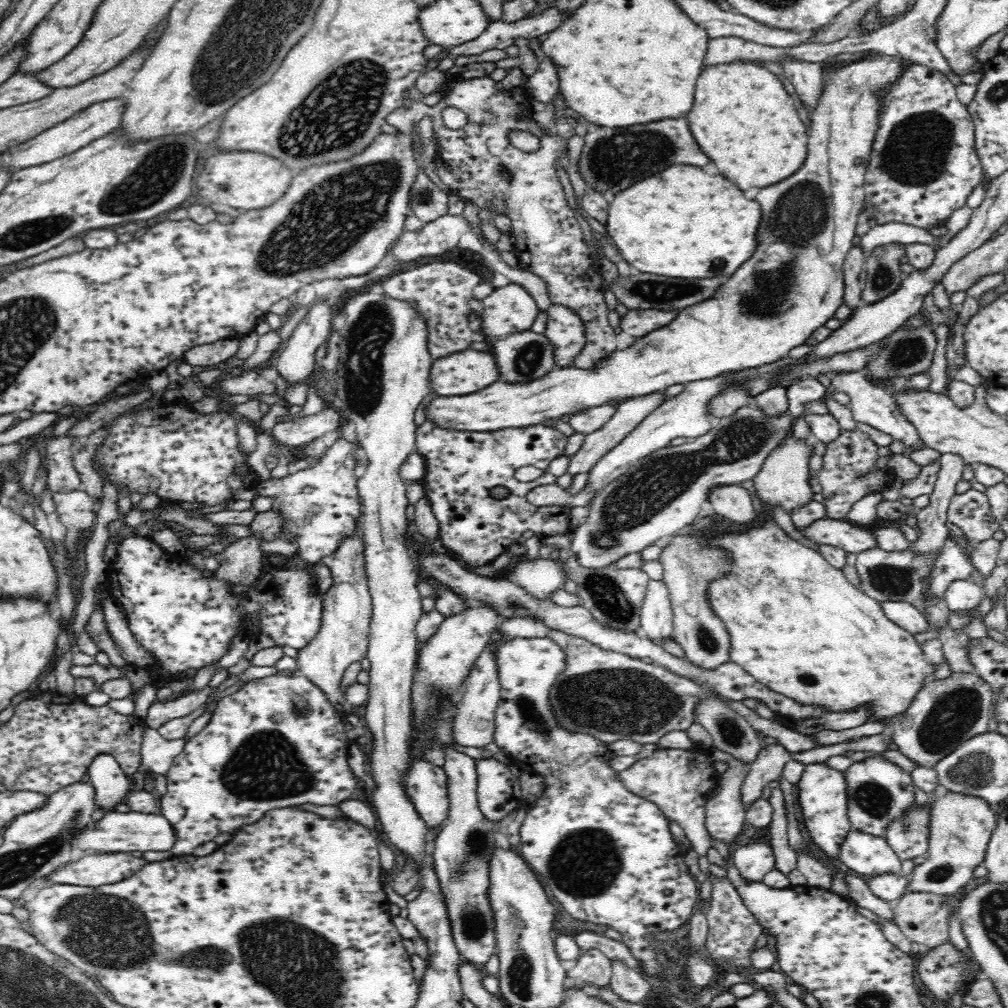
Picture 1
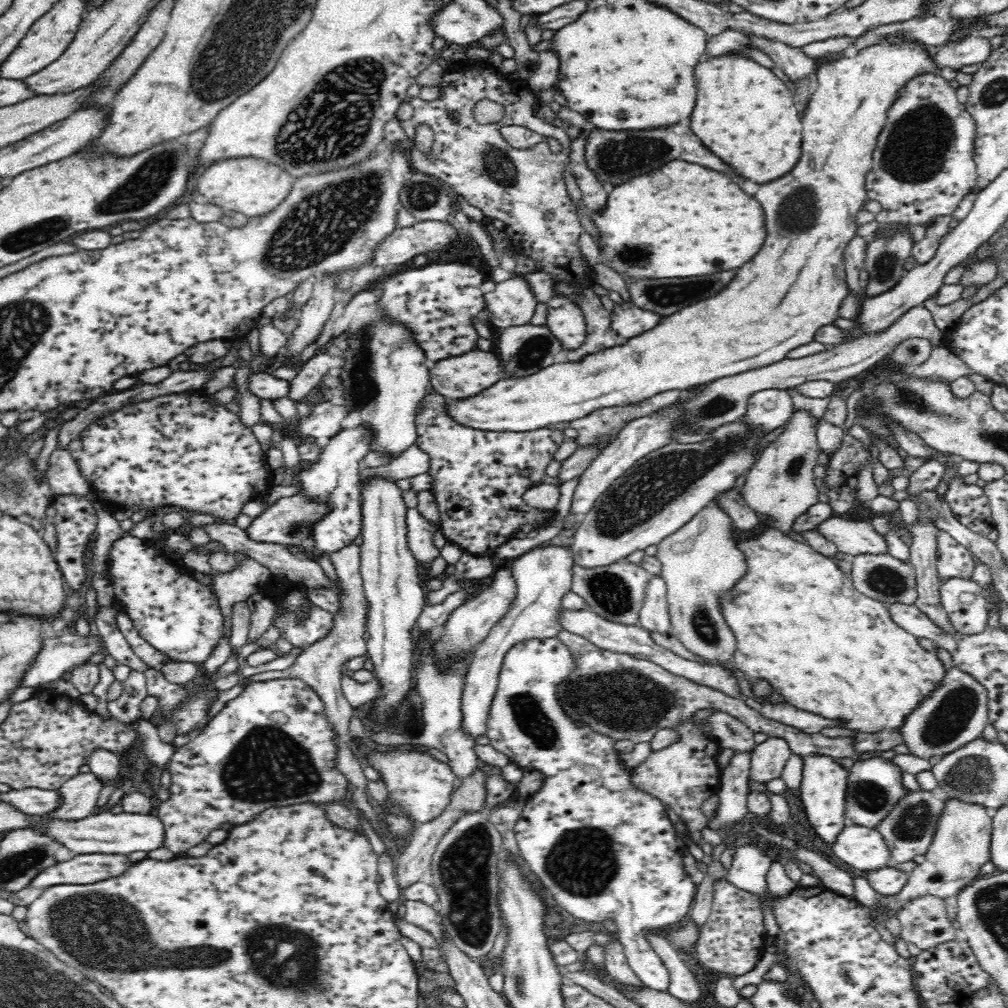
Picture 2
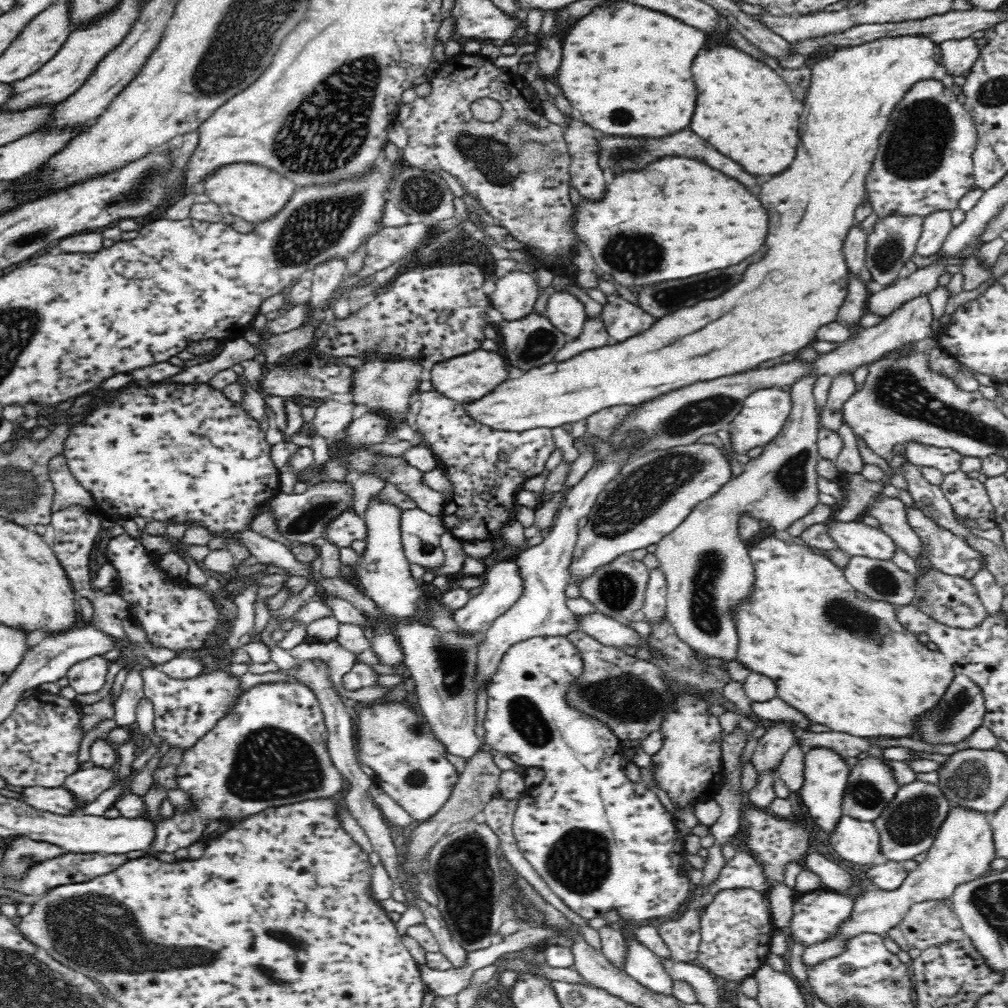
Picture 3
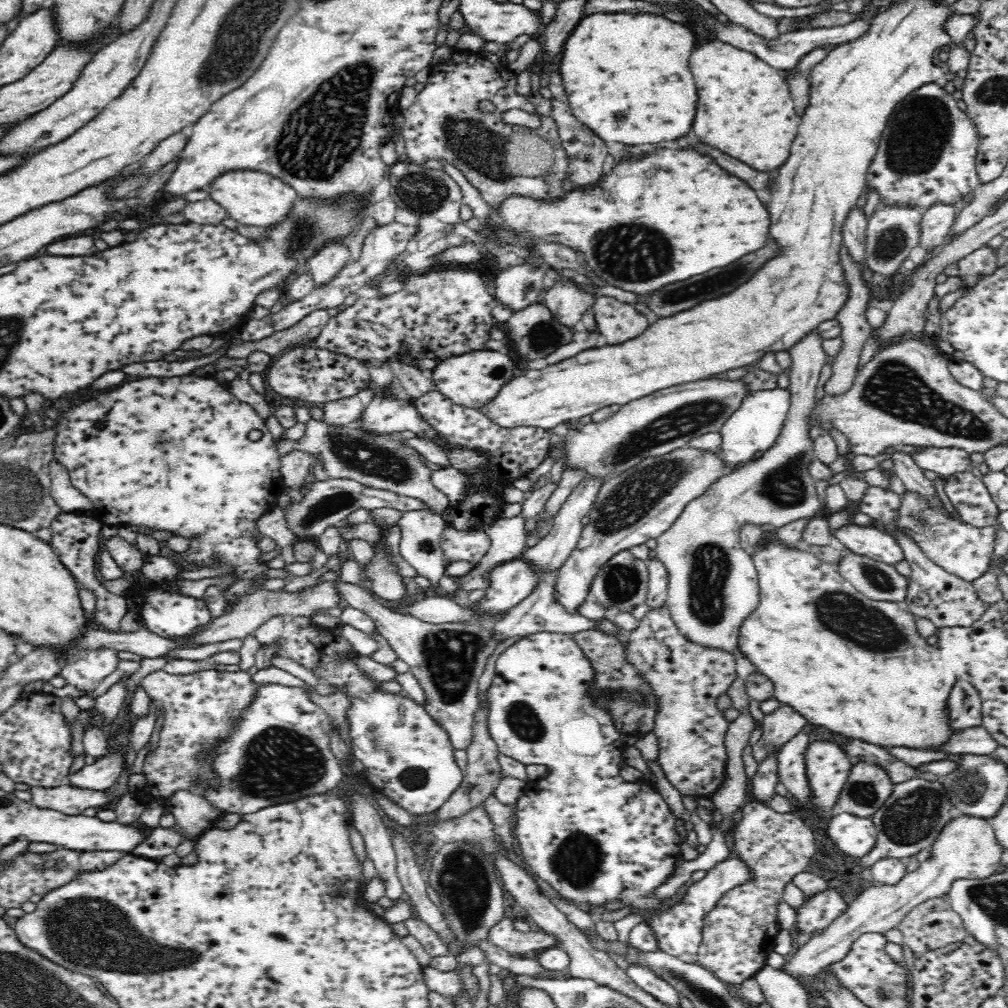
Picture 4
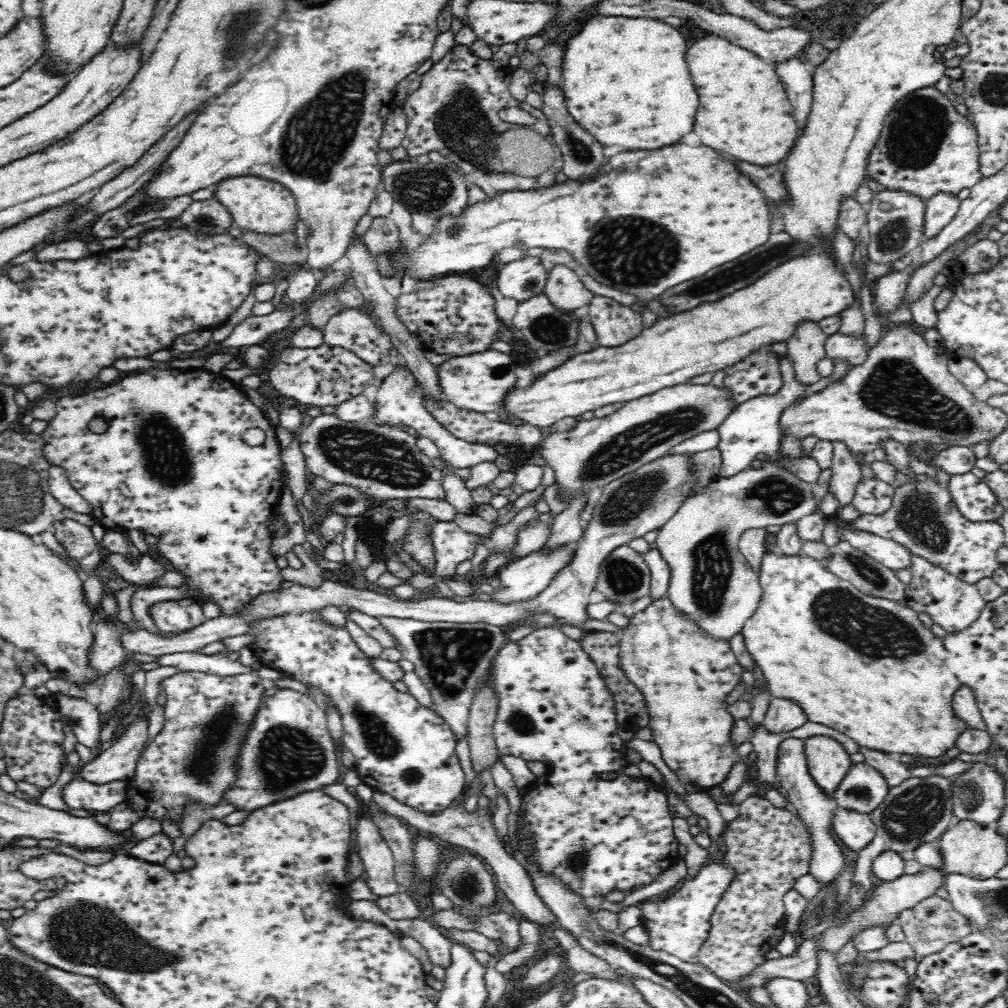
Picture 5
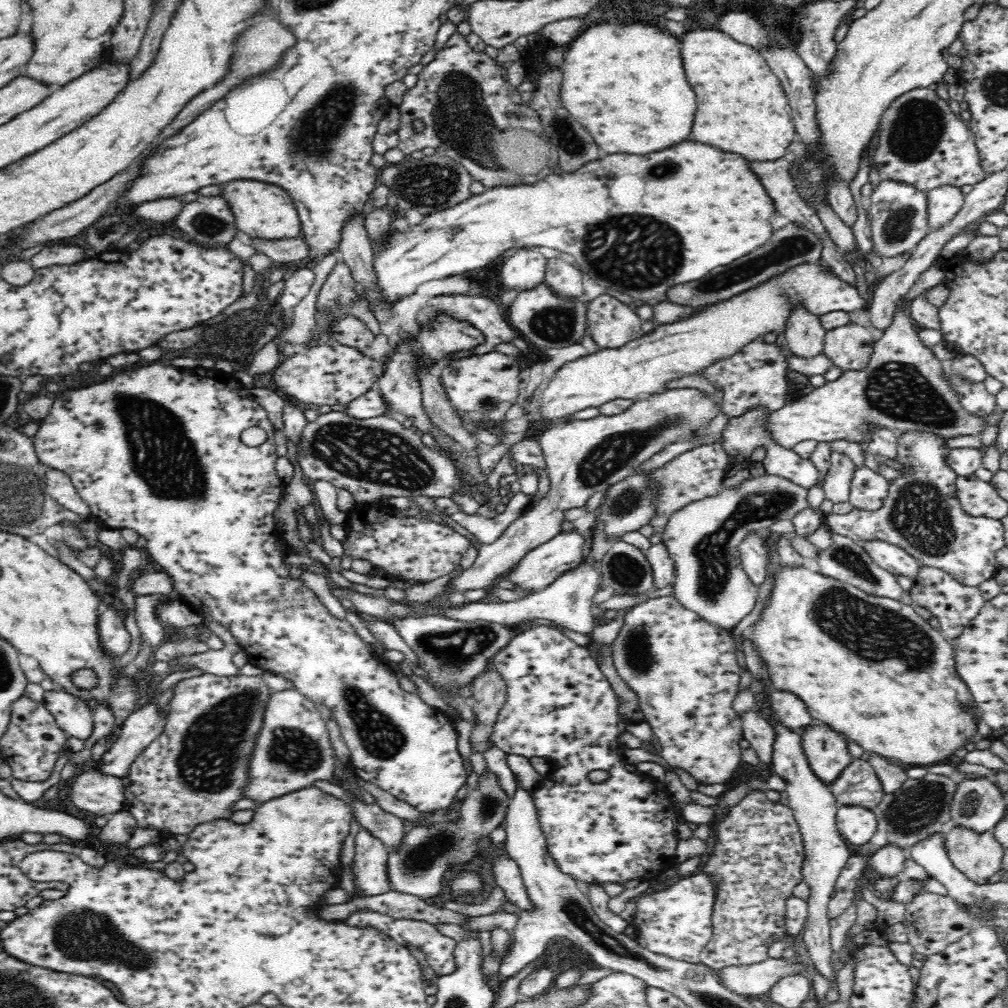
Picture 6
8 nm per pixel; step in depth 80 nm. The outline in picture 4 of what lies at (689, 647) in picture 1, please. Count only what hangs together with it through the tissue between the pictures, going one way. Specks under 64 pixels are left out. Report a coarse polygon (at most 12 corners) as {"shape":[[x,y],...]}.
{"shape":[[823,337],[788,349],[776,444],[656,540],[680,631],[730,651],[758,608],[743,526],[820,510],[808,412]]}

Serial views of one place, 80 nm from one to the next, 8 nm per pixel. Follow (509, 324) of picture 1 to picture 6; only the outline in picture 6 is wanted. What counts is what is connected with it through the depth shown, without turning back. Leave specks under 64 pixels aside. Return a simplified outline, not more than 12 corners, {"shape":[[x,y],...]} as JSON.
{"shape":[[537,246],[504,262],[502,285],[530,290],[545,281],[548,259]]}

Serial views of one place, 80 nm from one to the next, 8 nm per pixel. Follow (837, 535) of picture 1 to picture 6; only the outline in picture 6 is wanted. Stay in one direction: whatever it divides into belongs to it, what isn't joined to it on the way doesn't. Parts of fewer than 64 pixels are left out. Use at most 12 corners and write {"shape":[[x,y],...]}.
{"shape":[[859,541],[884,570],[913,579],[918,560],[882,542]]}

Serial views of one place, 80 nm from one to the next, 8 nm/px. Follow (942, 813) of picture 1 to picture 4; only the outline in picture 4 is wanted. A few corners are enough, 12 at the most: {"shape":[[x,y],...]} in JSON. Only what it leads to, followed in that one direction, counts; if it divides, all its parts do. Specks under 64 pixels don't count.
{"shape":[[956,815],[932,858],[869,887],[785,958],[816,977],[867,932],[886,933],[956,878],[986,879],[1004,847],[990,823]]}

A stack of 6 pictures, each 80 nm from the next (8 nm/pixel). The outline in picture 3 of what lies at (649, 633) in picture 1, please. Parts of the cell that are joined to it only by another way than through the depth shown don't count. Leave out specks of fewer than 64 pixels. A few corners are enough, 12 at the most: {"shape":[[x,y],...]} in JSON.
{"shape":[[650,568],[642,612],[646,622],[666,615],[664,571]]}

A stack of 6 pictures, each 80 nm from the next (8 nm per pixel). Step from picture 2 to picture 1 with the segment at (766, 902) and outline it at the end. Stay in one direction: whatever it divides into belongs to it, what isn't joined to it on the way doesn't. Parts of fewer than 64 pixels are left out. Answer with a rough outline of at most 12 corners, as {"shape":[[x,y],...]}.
{"shape":[[751,843],[732,850],[746,883],[762,883],[774,870],[770,844]]}

